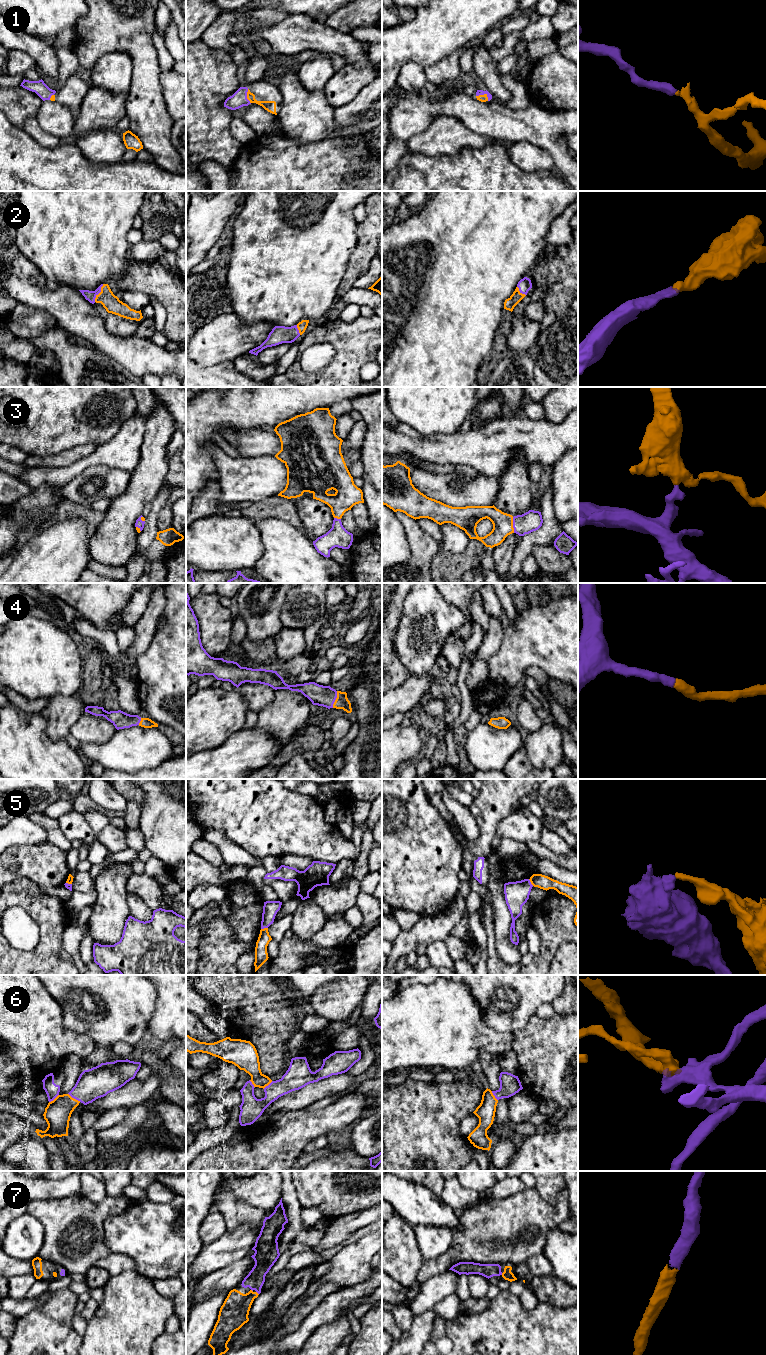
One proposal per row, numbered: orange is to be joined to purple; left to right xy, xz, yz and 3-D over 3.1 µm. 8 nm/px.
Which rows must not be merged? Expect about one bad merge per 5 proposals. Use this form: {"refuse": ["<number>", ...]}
{"refuse": ["5"]}

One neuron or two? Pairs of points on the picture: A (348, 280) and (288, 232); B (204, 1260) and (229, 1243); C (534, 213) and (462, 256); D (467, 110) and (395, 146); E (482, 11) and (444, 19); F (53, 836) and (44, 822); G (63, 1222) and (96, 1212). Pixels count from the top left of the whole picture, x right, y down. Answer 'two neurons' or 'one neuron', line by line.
A: two neurons
B: one neuron
C: one neuron
D: one neuron
E: one neuron
F: one neuron
G: one neuron

